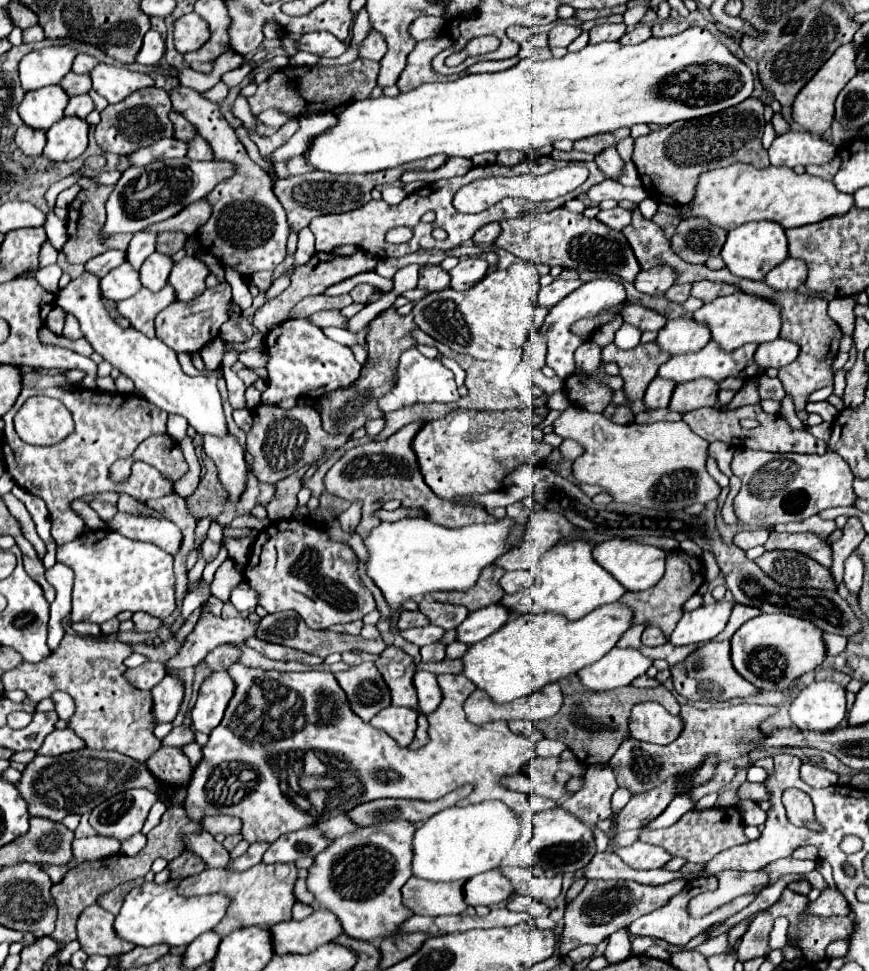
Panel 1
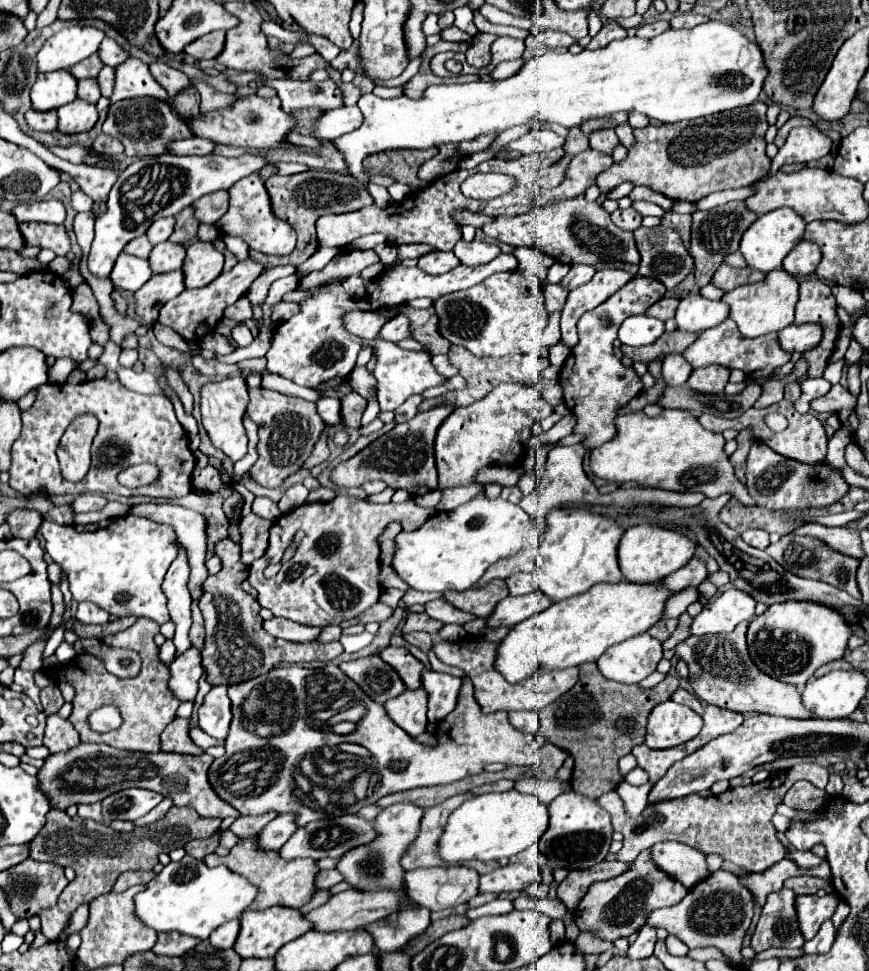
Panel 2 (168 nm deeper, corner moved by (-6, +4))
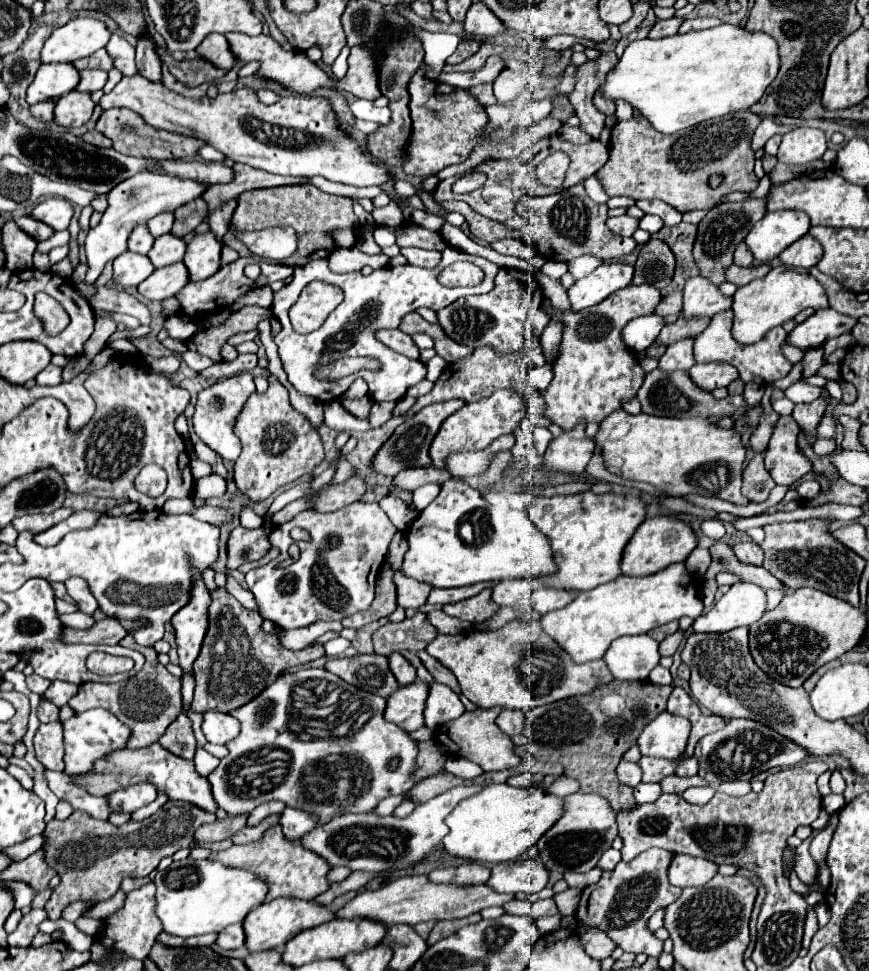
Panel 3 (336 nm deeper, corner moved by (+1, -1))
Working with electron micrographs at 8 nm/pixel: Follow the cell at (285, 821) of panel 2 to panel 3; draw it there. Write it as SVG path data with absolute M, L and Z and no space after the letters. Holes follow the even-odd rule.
M294 807L284 809L280 825L282 825L284 835L288 839L300 839L300 837L304 837L306 833L310 833L312 829L318 827L316 817L312 813L302 811L302 809L294 809Z

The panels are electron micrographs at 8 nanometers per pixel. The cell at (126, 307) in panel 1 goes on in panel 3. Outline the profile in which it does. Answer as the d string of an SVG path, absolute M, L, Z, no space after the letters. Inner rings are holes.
M180 261L176 265L156 269L146 281L140 283L138 291L142 297L146 297L150 301L162 301L162 299L174 297L184 285L188 285L188 281L190 281L188 269Z

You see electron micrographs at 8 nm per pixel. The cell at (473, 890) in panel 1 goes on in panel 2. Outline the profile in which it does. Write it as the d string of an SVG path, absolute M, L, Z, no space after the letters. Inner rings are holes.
M507 864L503 868L497 868L485 876L481 876L479 892L487 894L505 894L505 892L521 892L529 884L541 882L539 874L535 874L529 866L523 864Z

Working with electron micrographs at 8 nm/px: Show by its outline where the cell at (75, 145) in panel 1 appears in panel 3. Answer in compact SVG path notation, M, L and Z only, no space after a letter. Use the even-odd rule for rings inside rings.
M70 91L68 95L60 97L56 101L56 109L54 109L54 121L66 129L70 127L80 127L84 125L94 111L96 103L92 101L92 97L88 93L80 93L80 91Z

